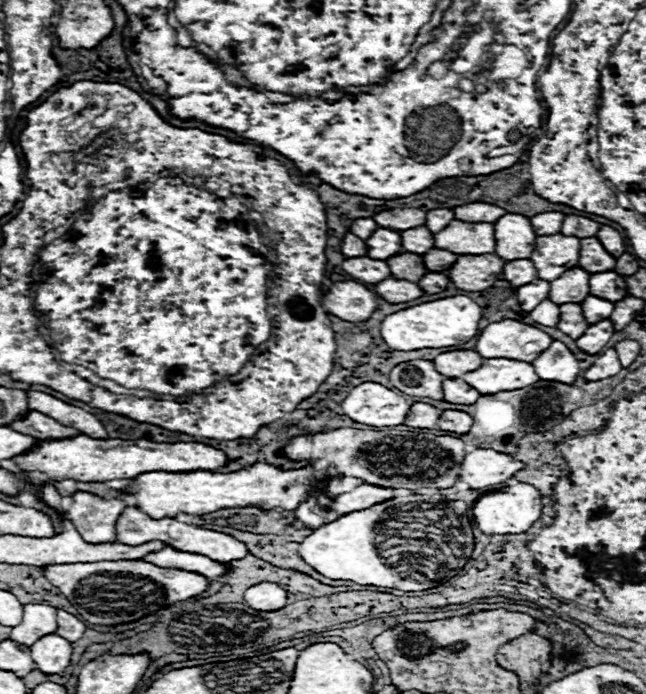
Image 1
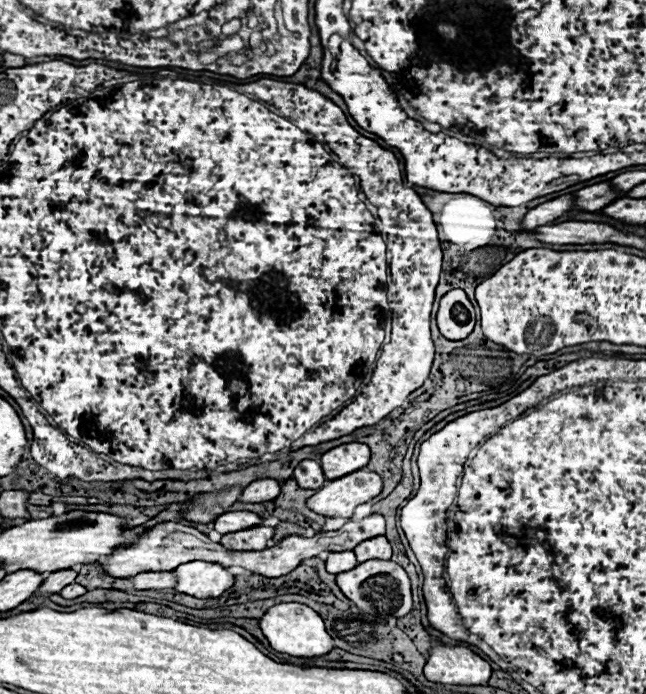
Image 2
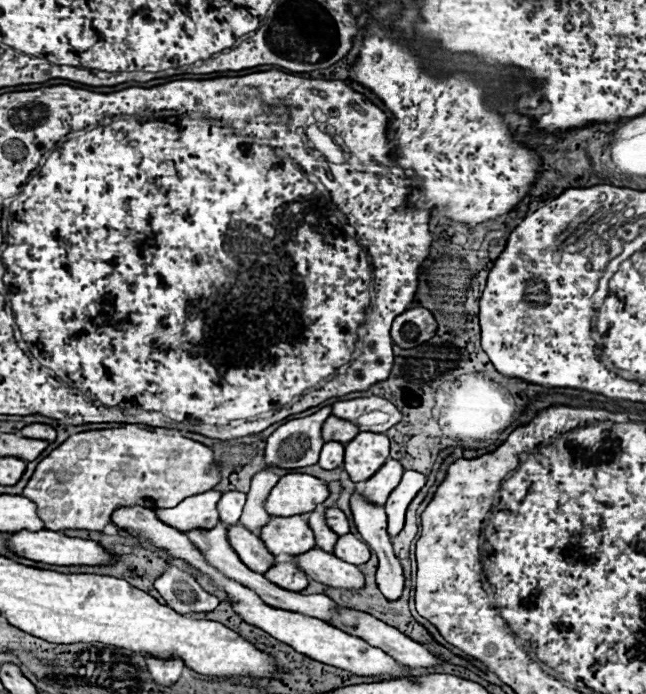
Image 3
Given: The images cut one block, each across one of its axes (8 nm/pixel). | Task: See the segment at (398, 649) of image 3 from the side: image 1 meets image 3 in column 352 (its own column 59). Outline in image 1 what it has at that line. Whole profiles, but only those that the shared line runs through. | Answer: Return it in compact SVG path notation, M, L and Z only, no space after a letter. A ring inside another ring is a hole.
M64 610L58 612L58 630L56 630L58 636L66 636L66 640L76 642L76 640L82 638L84 630L86 630L86 626L76 616L72 616Z

